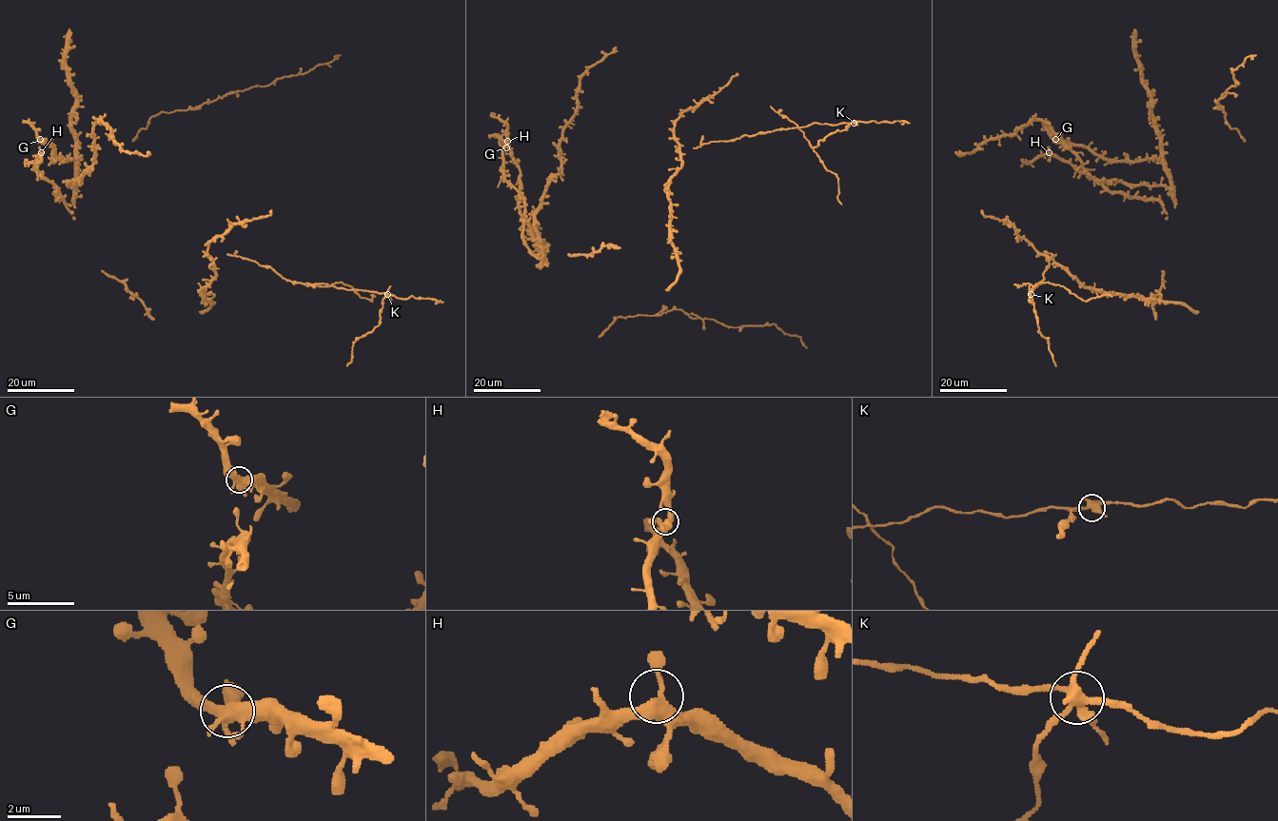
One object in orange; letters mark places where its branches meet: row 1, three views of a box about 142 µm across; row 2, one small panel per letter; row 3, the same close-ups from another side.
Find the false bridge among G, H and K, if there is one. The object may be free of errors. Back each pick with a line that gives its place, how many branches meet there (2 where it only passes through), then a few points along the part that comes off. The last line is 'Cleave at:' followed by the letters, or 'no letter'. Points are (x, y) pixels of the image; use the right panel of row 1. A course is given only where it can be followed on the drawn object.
K: Place: (1031, 294). Branches: 5. Course of the part to remove: (1031, 294), (1031, 289), (1043, 279), (1042, 274), (1051, 256), (1043, 251)
Cleave at: K

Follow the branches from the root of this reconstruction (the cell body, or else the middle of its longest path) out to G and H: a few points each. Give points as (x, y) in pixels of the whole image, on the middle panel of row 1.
G: (530, 250), (523, 237), (523, 198), (504, 177), (502, 146), (505, 142), (509, 145), (506, 147)
H: (530, 250), (523, 237), (523, 198), (504, 177), (502, 145), (507, 141)

